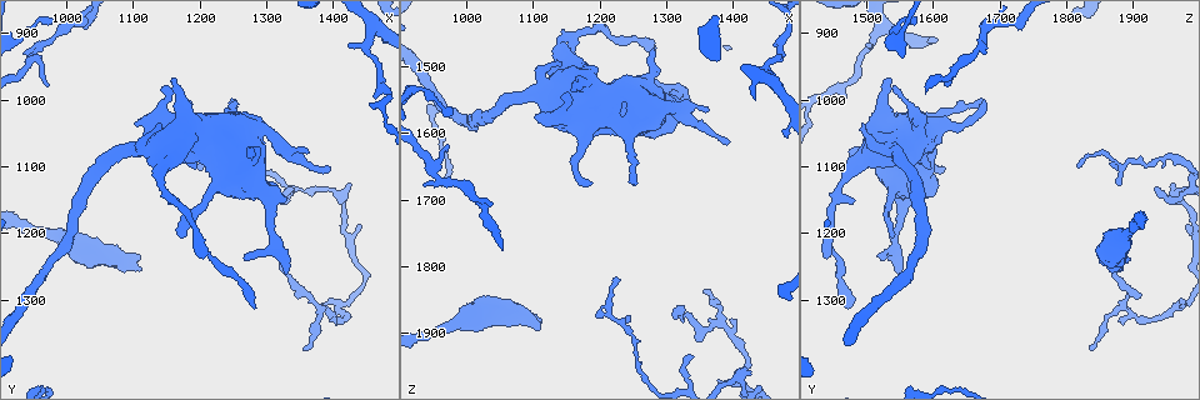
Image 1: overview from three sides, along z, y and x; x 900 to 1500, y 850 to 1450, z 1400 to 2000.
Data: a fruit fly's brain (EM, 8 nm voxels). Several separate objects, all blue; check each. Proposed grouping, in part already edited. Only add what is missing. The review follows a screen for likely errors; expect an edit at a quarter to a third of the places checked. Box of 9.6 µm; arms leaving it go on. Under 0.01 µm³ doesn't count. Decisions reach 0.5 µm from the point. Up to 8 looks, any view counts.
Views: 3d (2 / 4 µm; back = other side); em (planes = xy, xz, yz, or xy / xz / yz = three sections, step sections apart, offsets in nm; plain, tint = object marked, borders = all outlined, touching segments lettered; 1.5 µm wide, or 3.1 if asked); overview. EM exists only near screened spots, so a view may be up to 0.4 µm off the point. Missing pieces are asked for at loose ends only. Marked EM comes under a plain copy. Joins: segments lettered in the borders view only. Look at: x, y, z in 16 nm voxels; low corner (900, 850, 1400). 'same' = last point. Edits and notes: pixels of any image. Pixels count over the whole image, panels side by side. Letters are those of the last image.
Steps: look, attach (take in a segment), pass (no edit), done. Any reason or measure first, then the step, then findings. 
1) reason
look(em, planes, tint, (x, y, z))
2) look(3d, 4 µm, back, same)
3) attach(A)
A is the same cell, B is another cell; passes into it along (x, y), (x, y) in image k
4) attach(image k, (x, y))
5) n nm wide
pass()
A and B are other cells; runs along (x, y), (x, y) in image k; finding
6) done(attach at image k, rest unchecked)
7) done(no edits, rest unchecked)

end of a long branch
look(em, planes, borders, (1285, 1310, 1475))

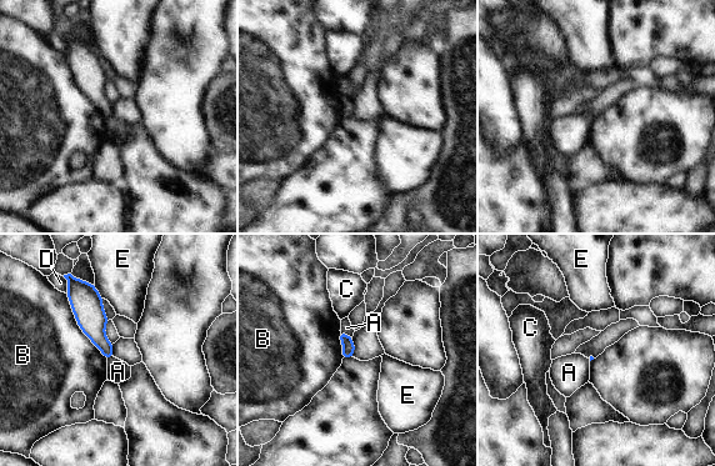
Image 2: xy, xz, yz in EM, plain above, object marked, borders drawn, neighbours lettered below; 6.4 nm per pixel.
pass()
A, B, C, D and E are other cells; border along (340, 330), (351, 337) in image 2; no lettered segment goes on from it

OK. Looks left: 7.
tapers out
look(em, planes, borders, (1230, 1100, 1815))

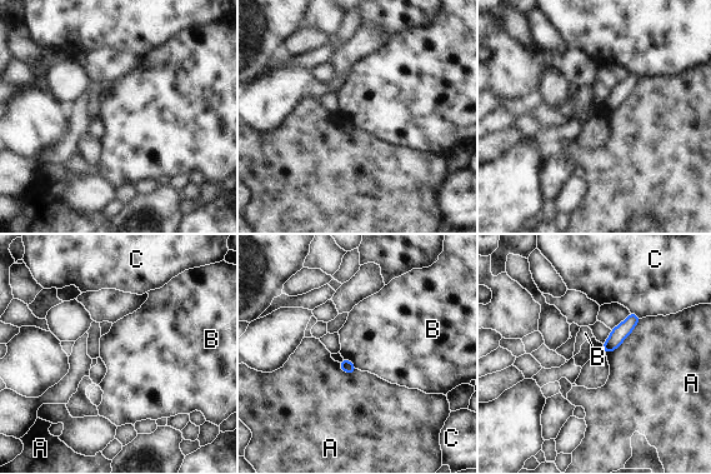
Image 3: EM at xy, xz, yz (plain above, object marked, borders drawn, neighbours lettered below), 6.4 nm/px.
A touches over 320 nm
pass()
A, B and C are other cells; border along (344, 358), (356, 368) in image 3; no lettered segment goes on from it

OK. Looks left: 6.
tapers out
look(em, planes, tint, (1375, 1310, 1970))

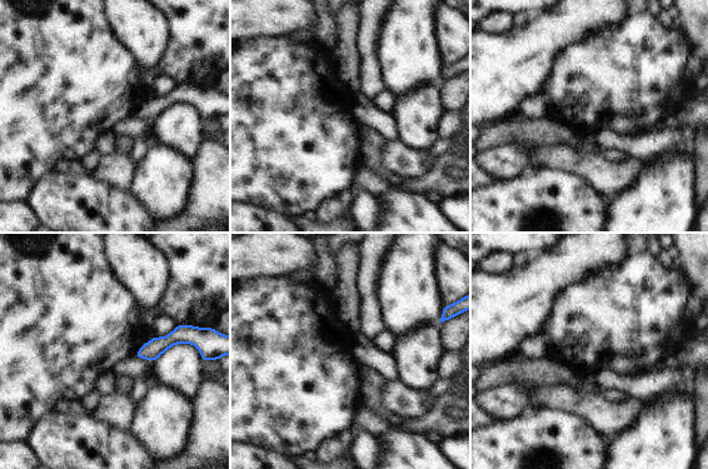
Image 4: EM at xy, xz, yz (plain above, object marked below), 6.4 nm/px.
see the neighbours
look(em, planes, borders, same)

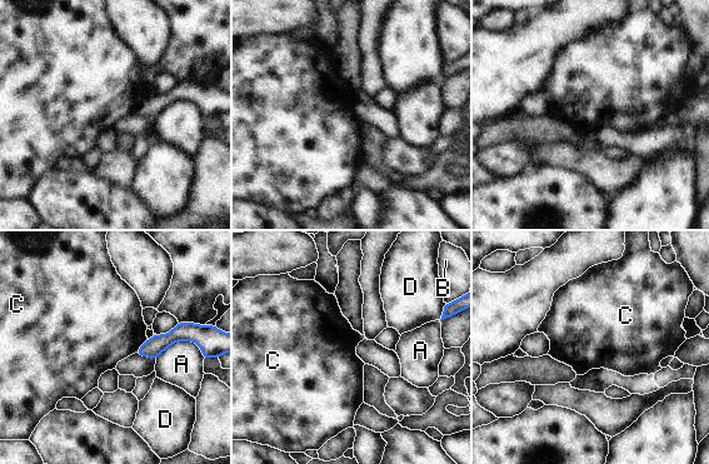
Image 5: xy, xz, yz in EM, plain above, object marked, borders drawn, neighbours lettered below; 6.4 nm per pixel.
120 nm wide
pass()
A, B, C and D are other cells; border along (148, 339), (135, 352) in image 5; none of them fits

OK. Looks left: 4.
done(no edits, rest unchecked)

